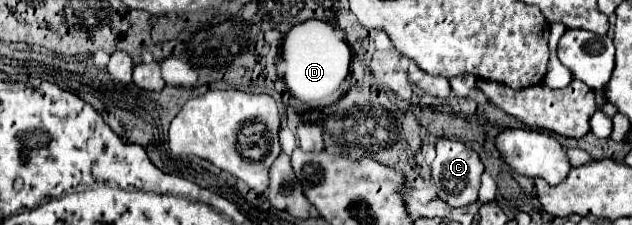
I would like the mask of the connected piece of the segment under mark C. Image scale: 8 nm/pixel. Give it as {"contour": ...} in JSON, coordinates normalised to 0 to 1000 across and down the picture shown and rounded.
{"contour":[[[696,618],[690,636],[690,707],[684,724],[684,778],[693,822],[693,876],[706,893],[715,920],[737,920],[753,902],[756,840],[759,840],[759,778],[766,760],[766,733],[750,662],[728,627]]]}

